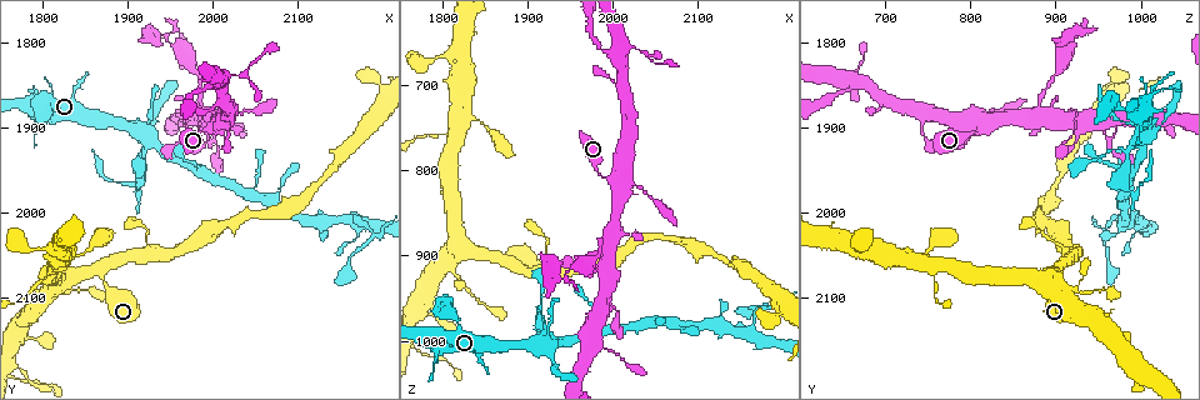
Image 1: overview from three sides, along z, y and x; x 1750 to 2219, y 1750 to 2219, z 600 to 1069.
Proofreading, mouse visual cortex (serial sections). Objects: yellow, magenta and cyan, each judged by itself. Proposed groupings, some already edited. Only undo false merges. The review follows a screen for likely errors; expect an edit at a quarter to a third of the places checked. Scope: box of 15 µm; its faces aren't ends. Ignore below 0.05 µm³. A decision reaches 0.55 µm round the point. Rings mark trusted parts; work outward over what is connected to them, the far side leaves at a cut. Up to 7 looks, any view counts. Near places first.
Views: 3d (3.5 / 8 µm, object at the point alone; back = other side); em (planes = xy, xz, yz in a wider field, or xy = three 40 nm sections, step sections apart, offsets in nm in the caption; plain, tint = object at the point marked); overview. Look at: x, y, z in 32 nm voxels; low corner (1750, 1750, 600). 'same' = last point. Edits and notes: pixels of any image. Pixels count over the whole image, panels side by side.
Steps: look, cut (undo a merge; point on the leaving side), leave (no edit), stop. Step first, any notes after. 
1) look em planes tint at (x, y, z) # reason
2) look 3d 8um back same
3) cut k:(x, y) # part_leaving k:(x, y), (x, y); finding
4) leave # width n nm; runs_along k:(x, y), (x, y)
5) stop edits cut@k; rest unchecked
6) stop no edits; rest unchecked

look 3d 3.5um at (2000, 1895, 810) # small branch off a trunk

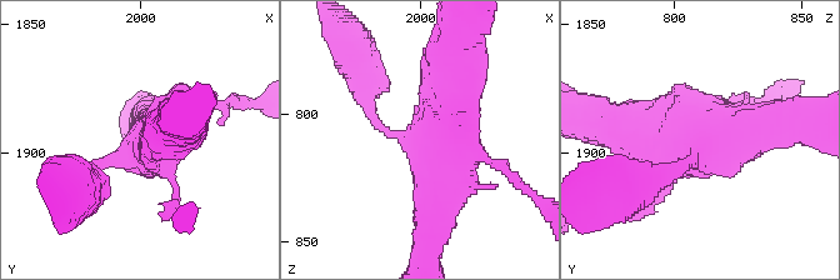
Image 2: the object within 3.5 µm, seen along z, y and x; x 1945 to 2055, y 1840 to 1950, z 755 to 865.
look em xy step 5 tint at (1997, 1899, 810)

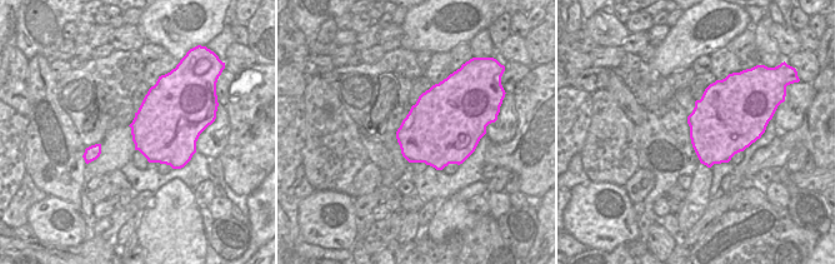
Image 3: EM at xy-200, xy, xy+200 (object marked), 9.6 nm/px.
leave # runs_along 2:(669, 170), (718, 135), (784, 120); all the same cell

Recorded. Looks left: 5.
look em planes tint at (1985, 1880, 915) # three-way junction

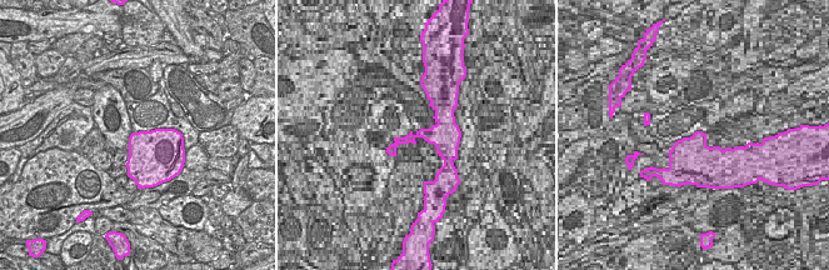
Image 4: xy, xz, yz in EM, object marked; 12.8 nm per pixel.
look 3d 3.5um same

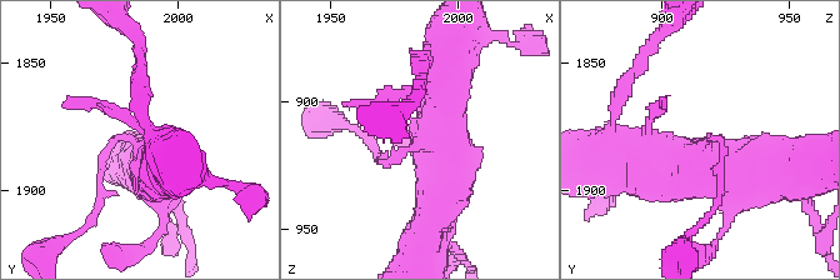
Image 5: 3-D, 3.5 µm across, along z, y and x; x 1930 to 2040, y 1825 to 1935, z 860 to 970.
leave # runs_along 5:(454, 58), (430, 221); one cell here

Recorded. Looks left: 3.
look 3d 8um at (1995, 1850, 660) # thin arm on a thick one

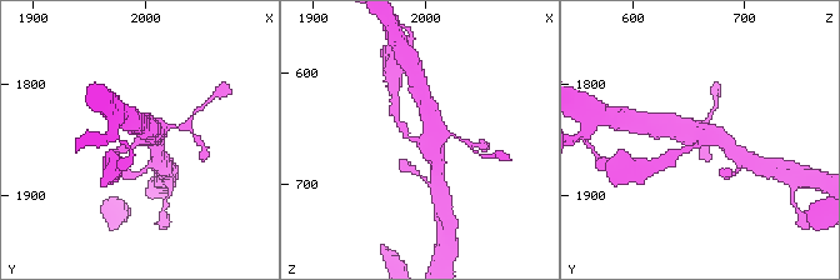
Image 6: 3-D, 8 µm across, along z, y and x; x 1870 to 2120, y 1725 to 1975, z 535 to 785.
look em xy step 5 tint at (1998, 1850, 664) # arms 4; arm_widths 150, 150, 400, 500 nm

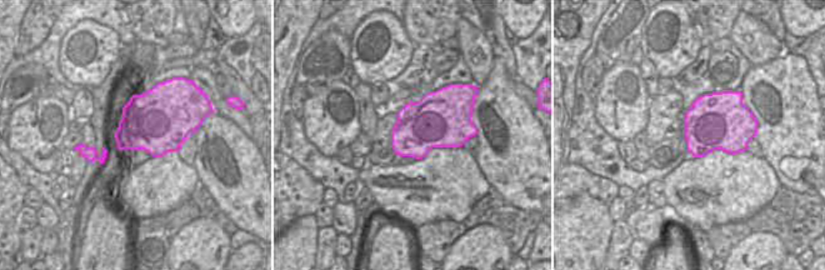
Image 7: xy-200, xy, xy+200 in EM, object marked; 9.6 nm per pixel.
leave # runs_along 6:(734, 151), (711, 134), (673, 129); one cell here

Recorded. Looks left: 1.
stop no edits; rest unchecked

